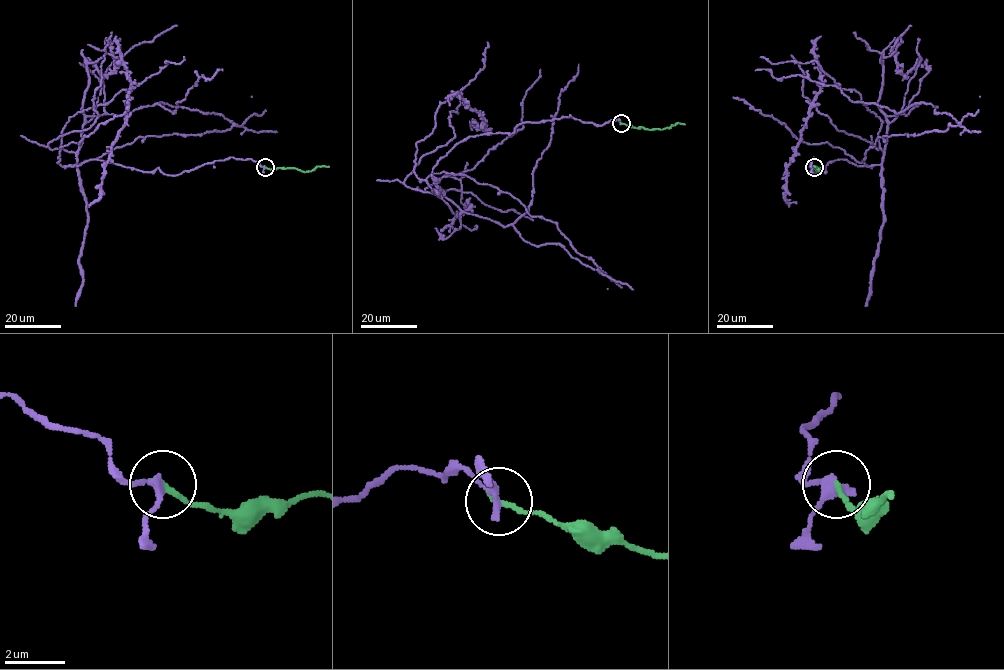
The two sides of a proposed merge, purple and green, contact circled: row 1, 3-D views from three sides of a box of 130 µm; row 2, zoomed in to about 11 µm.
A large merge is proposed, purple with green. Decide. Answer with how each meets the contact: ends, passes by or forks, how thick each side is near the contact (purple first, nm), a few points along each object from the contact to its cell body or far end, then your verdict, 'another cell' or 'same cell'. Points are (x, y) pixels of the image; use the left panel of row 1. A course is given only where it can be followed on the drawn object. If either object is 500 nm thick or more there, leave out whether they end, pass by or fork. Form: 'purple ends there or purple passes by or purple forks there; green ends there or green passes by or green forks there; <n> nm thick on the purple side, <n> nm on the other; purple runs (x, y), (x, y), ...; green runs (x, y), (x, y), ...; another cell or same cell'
purple passes by; green ends there; 240 nm thick on the purple side, 180 nm on the other; purple runs (264, 167), (230, 157), (167, 175), (70, 166), (87, 116), (157, 104), (173, 113), (202, 74), (222, 70); green runs (264, 167), (297, 168), (304, 172), (329, 166); same cell

